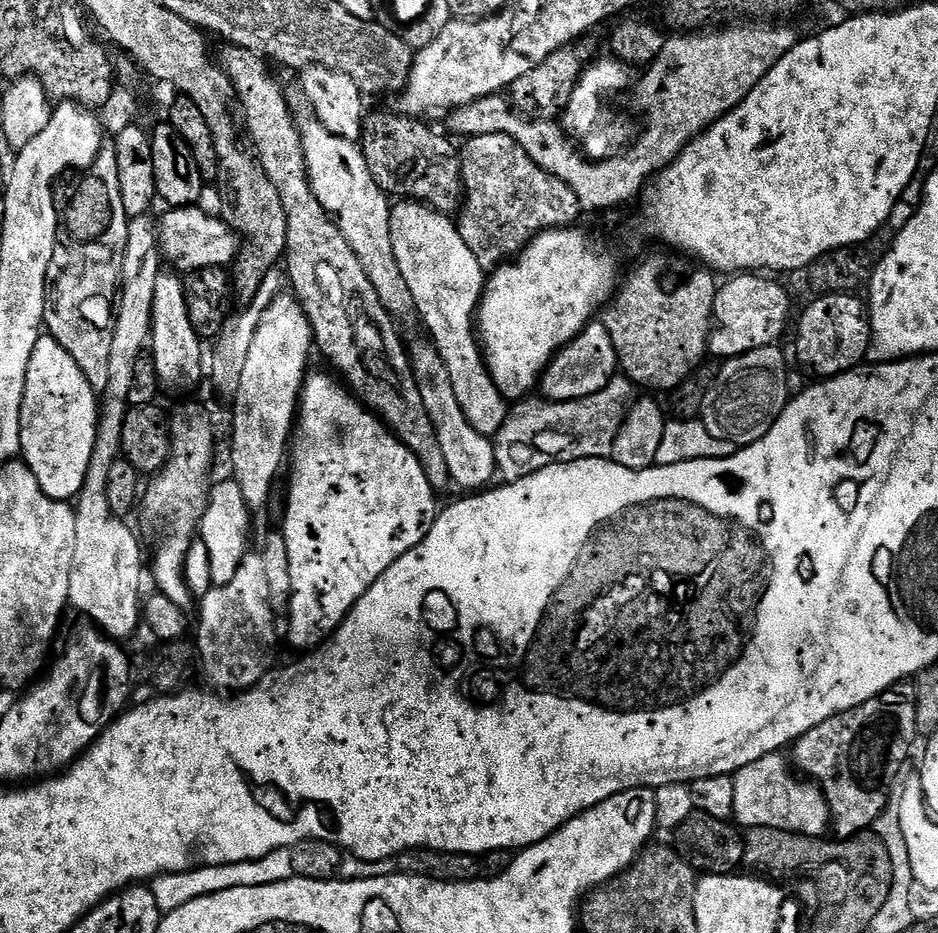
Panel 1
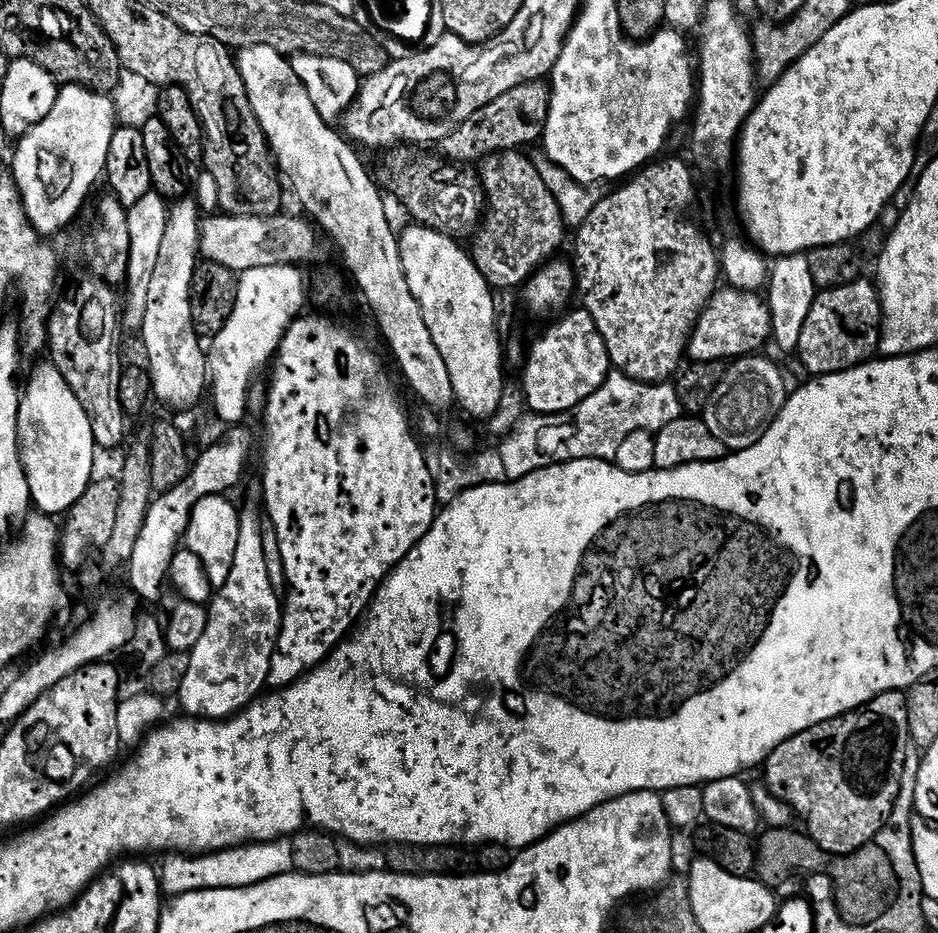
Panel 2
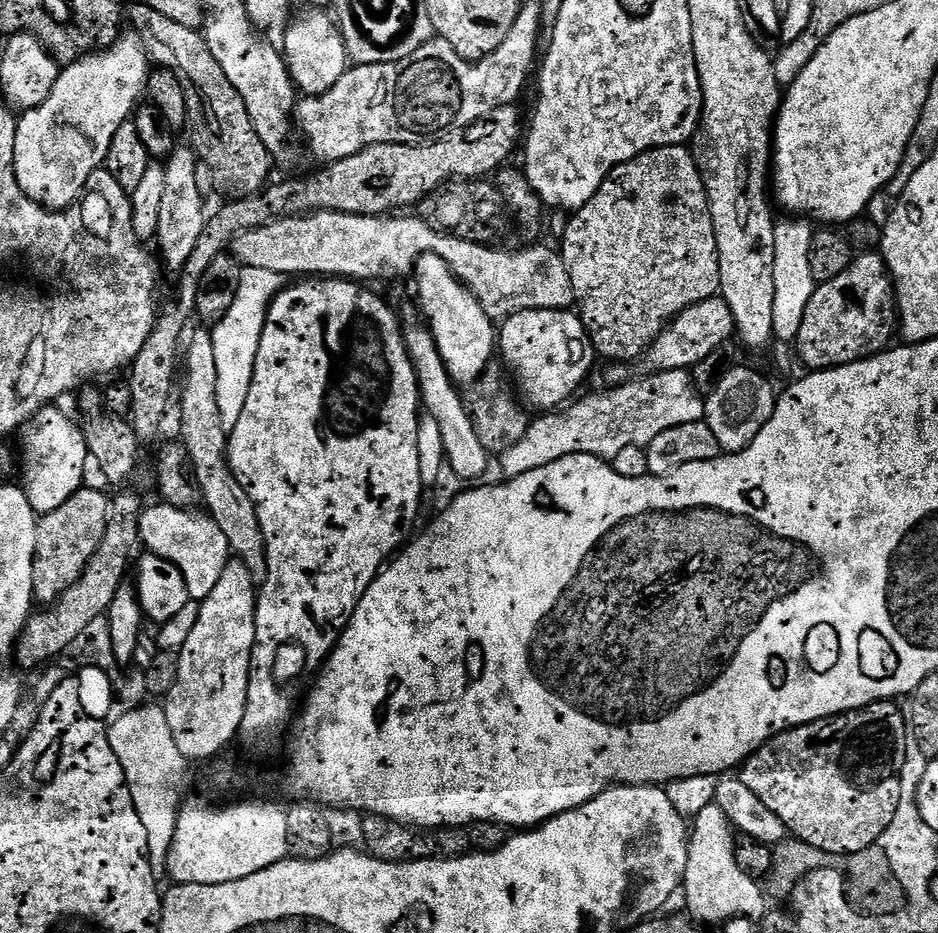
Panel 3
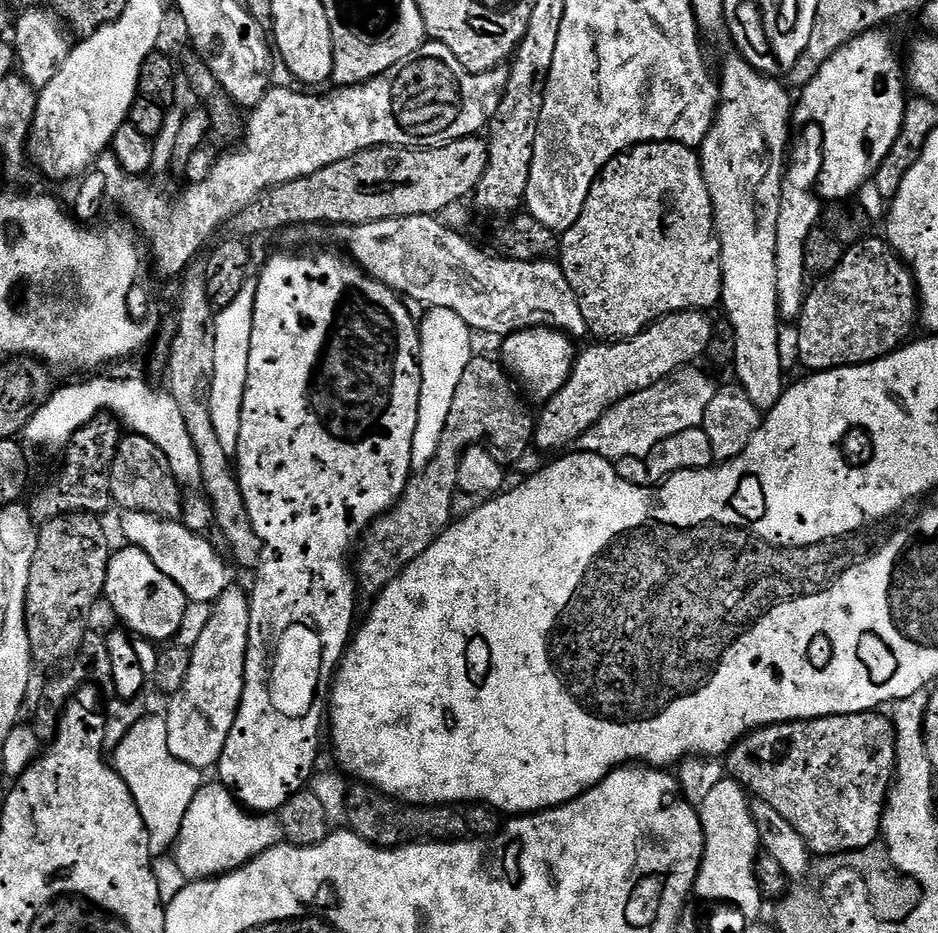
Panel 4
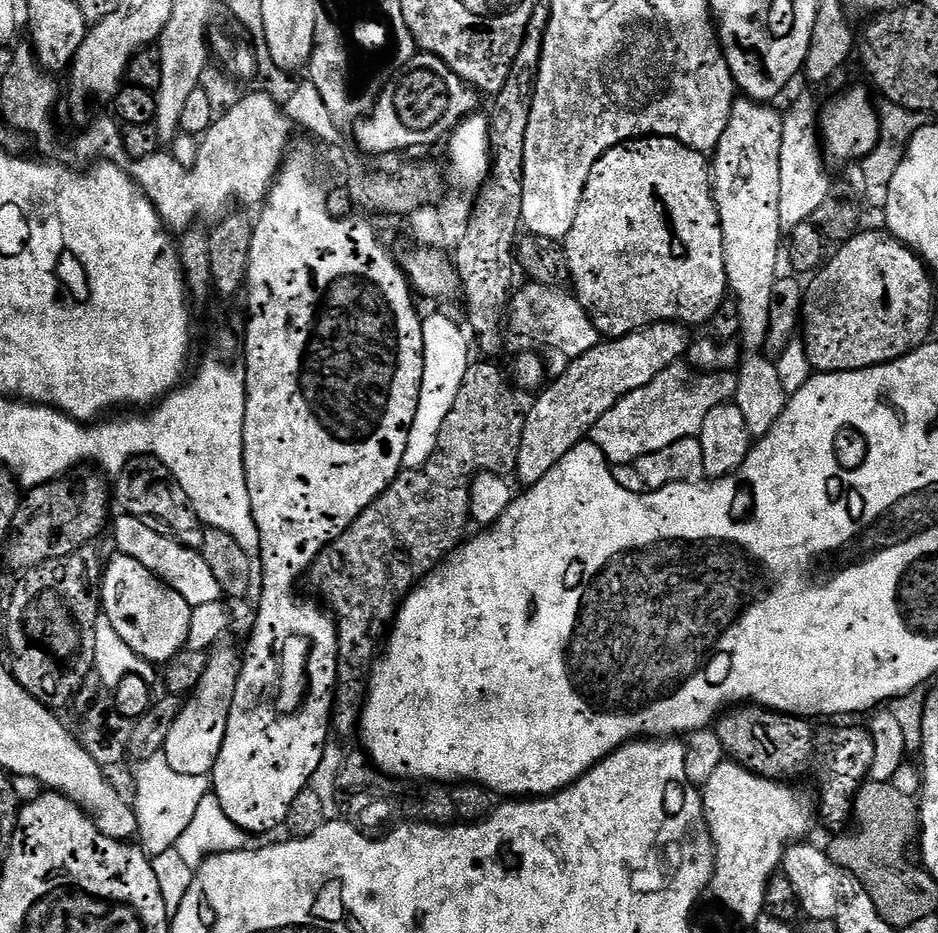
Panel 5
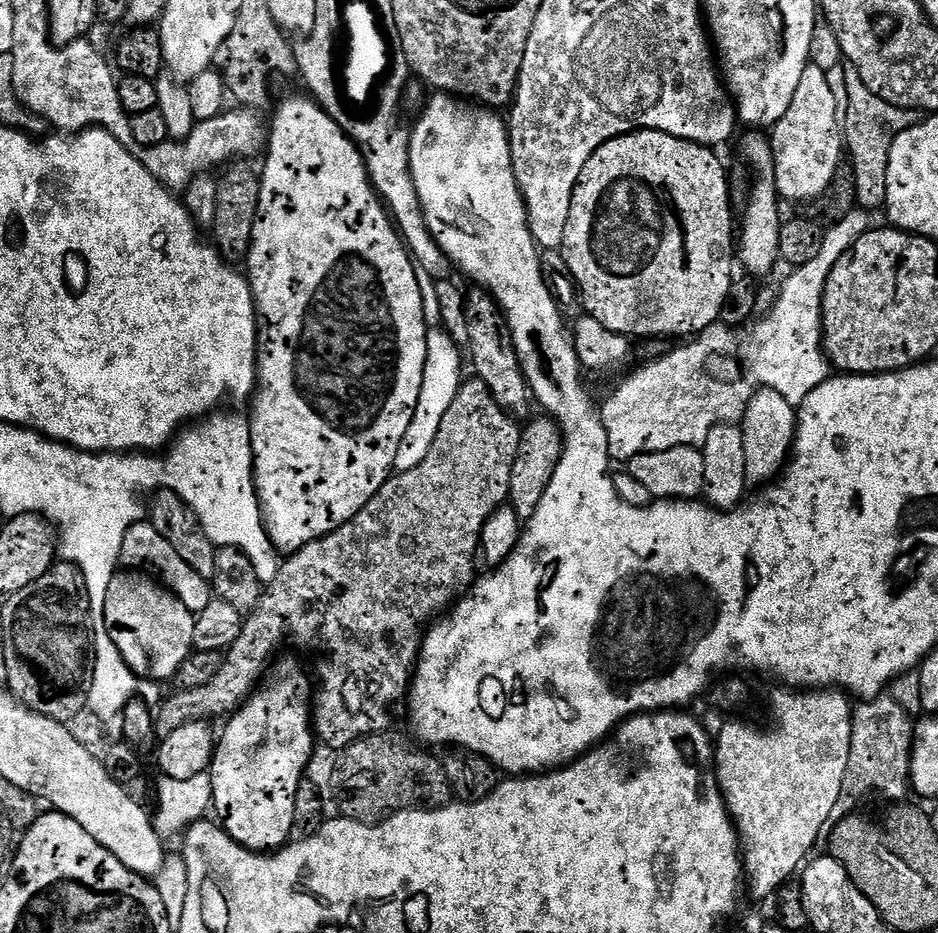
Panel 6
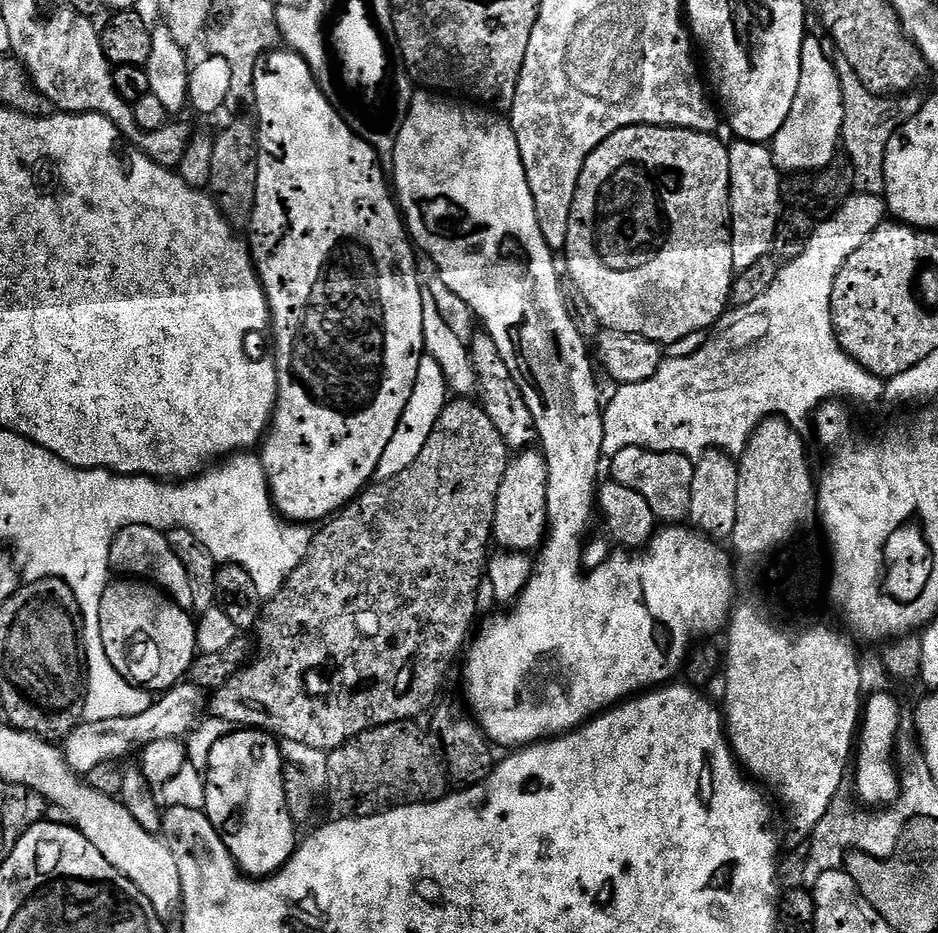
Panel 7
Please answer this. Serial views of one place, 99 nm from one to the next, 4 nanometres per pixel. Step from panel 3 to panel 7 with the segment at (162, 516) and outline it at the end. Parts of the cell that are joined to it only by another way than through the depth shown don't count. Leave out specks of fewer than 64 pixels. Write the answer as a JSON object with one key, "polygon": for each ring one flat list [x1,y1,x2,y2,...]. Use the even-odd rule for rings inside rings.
{"polygon":[[130,526,117,534,110,546,110,566,112,572,120,578,135,578,155,586,179,604,185,610,194,609,194,597,190,591,190,574,186,574,186,566,172,549,172,541,165,533,150,526]]}

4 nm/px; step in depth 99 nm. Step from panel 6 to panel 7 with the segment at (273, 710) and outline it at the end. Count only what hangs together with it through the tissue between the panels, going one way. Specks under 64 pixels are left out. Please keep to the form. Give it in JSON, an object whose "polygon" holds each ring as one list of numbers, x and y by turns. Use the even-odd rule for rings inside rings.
{"polygon":[[232,730,213,749,206,753,206,783,204,786,203,810,208,820,218,830,222,842,228,847,240,871,249,878,267,878,280,871,298,847,297,825,293,824,286,810,286,790,284,789,285,758,281,745,266,732,255,730]]}

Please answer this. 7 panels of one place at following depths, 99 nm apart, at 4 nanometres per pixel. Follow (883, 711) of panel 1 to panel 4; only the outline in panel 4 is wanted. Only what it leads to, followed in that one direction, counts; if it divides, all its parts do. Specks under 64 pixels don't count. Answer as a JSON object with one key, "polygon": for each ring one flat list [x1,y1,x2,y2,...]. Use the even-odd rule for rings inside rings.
{"polygon":[[873,710,858,714,842,714,841,716,820,716,817,720,787,720,785,724,771,724,765,728,756,728,747,736,743,736,726,754,727,775,731,779,737,780,745,792,751,794,756,800,774,806,774,810,778,810,778,814,782,814,782,818,786,818,786,822,790,822,790,826,794,826,794,830,798,830,798,834,802,834,809,853,815,854,817,857,839,856,841,852,856,852,860,848,868,848,871,844,877,843,878,837,881,835,884,808,896,771,895,726,891,719,885,713,883,716,882,713,883,711]]}

